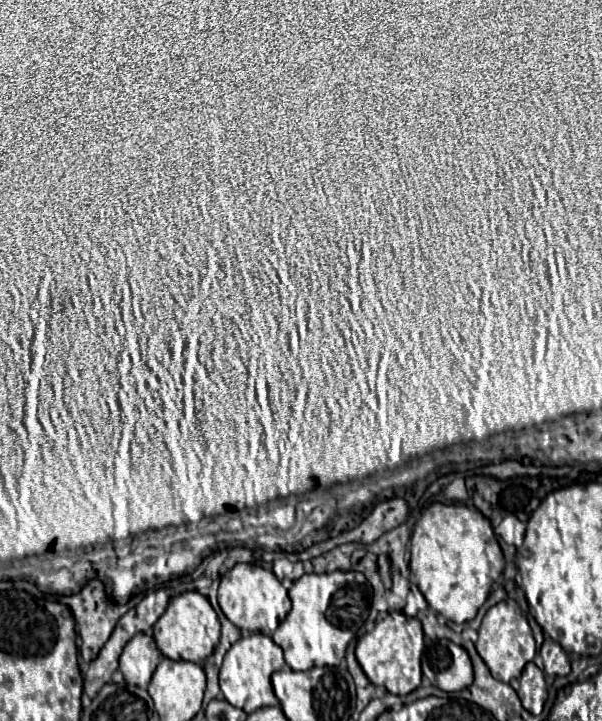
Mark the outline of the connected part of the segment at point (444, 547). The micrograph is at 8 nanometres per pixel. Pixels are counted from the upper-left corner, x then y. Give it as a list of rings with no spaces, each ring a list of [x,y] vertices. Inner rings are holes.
[[[433,503],[427,507],[415,523],[409,553],[413,579],[429,607],[453,623],[467,623],[477,615],[493,581],[505,569],[505,559],[491,523],[477,509],[465,505]]]

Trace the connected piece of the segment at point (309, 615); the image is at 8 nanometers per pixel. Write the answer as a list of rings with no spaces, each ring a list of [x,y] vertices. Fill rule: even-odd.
[[[355,571],[323,575],[311,573],[293,583],[289,599],[293,607],[271,639],[283,649],[285,661],[293,671],[307,671],[311,667],[341,663],[347,643],[355,637],[369,615],[371,585],[365,575]]]

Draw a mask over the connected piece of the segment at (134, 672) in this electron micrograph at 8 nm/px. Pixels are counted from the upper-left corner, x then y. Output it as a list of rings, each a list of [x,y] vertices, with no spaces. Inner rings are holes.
[[[139,633],[137,637],[133,637],[133,641],[129,641],[129,645],[125,645],[119,657],[119,671],[123,673],[129,685],[147,689],[159,661],[161,661],[161,653],[153,637]]]

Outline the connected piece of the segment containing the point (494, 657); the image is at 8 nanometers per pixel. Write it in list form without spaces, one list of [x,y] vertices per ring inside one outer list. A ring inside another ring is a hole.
[[[501,601],[485,613],[483,623],[479,627],[479,639],[475,643],[475,649],[489,667],[491,675],[503,683],[517,679],[525,663],[533,661],[537,651],[536,642],[527,618],[515,601]]]

